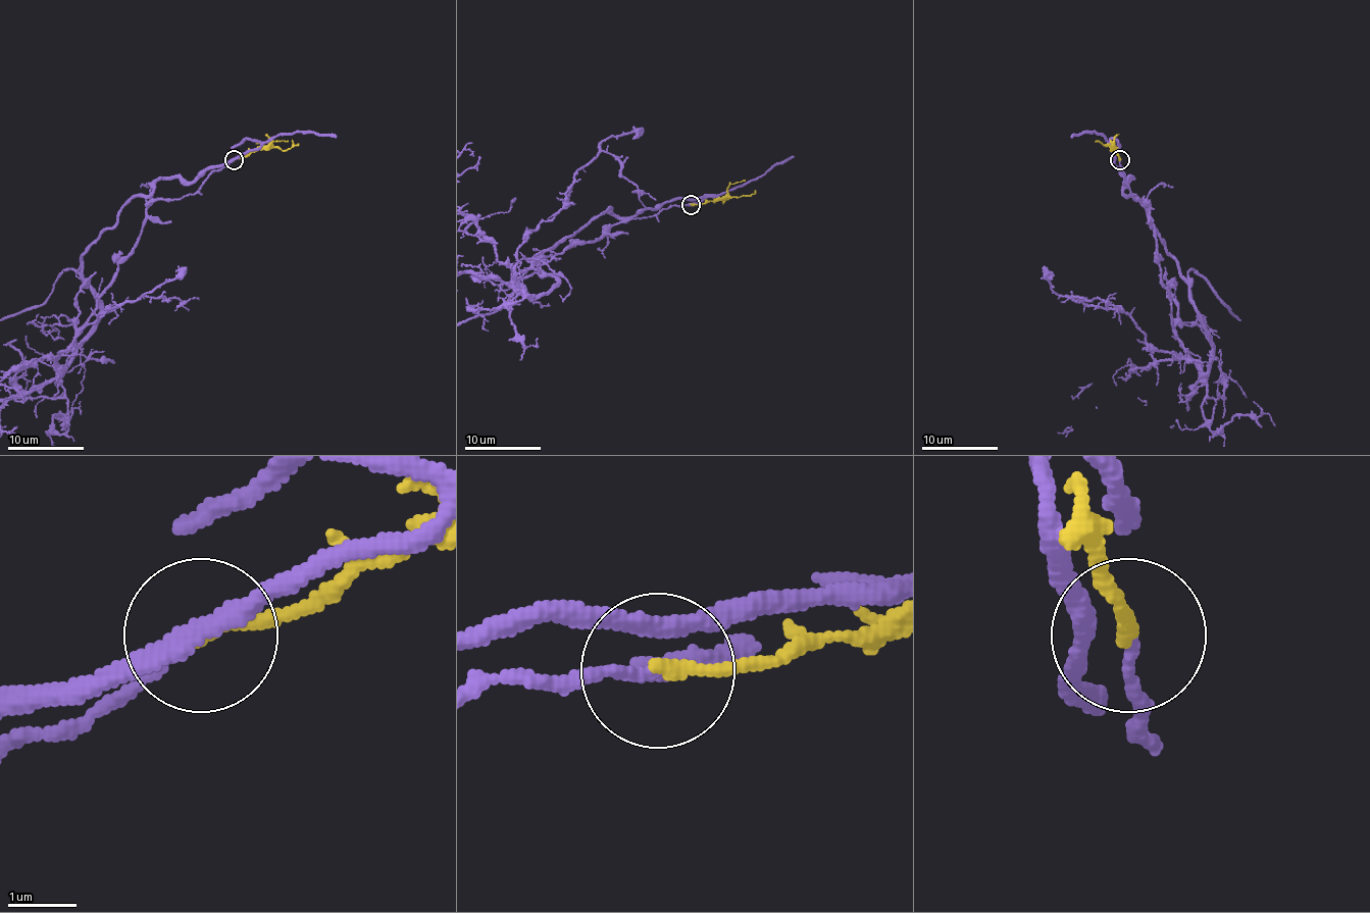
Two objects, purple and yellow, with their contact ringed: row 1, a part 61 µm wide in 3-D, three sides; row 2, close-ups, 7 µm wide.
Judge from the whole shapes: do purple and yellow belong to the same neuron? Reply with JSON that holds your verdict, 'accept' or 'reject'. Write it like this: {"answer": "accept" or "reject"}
{"answer": "accept"}

